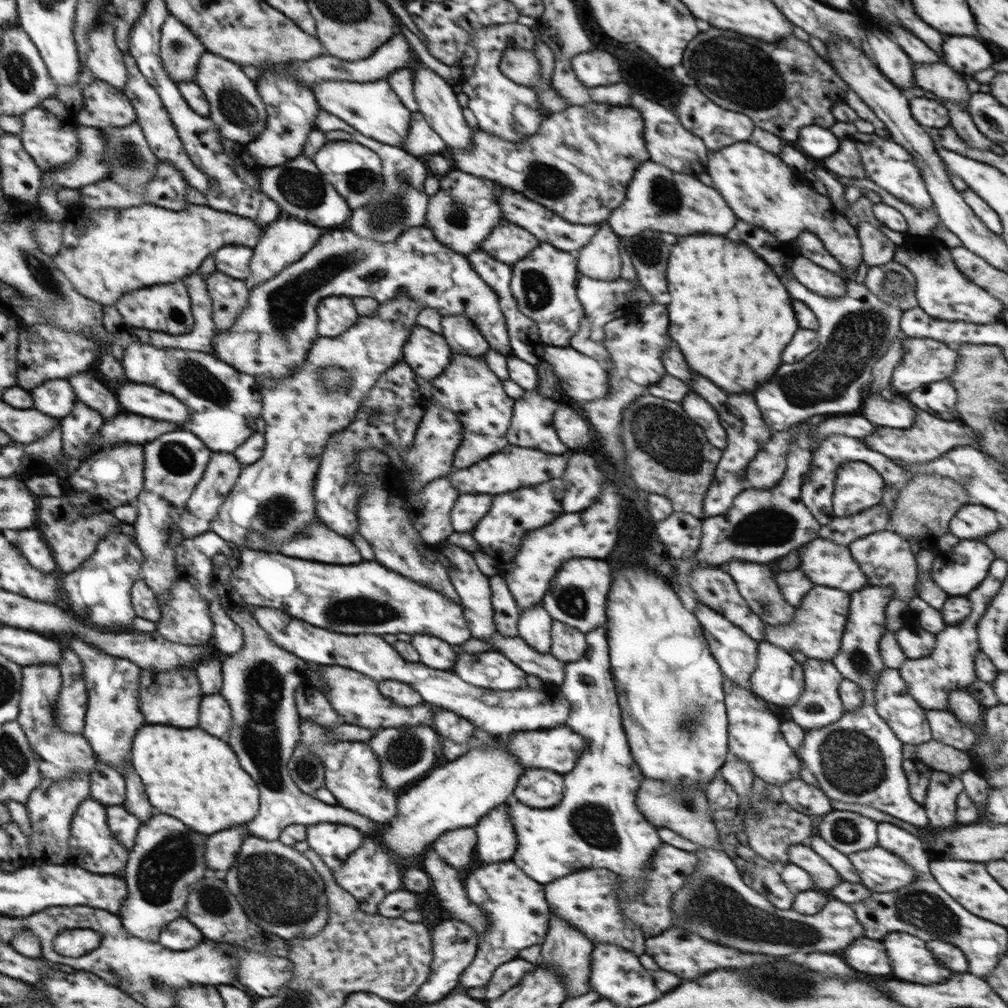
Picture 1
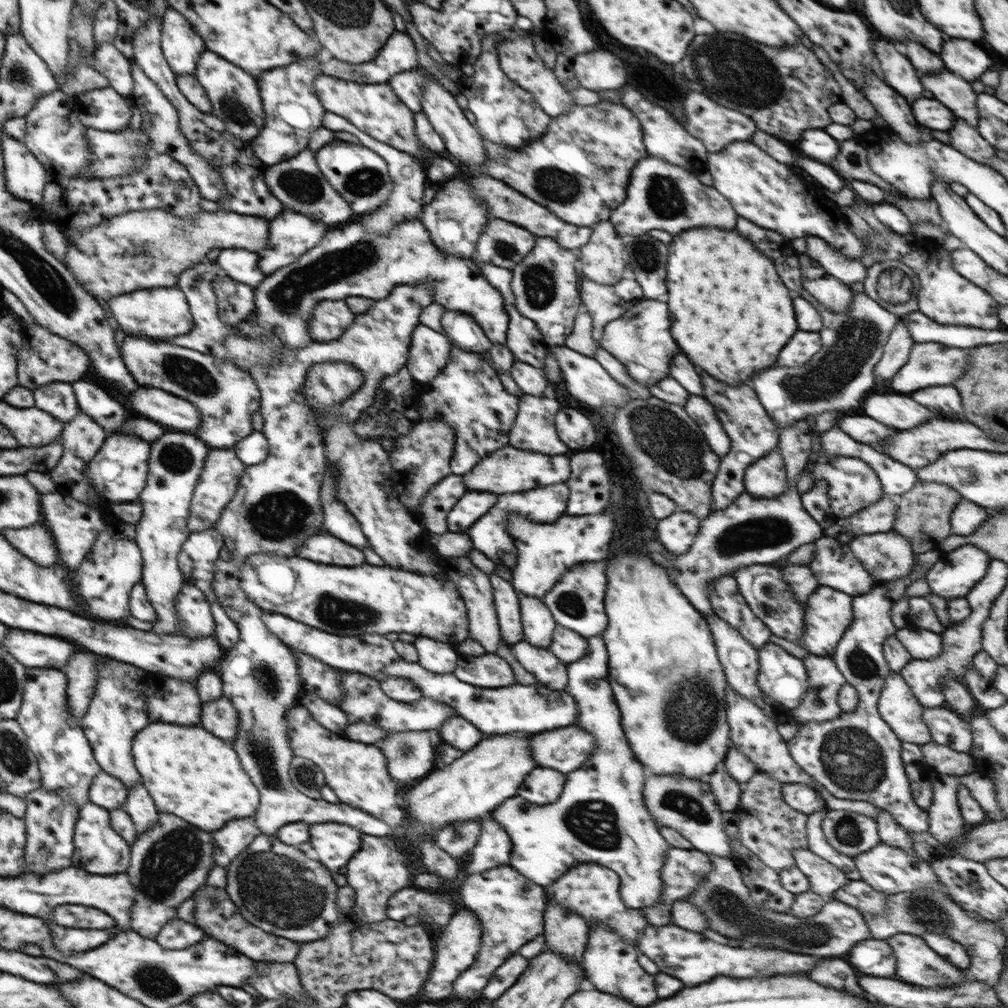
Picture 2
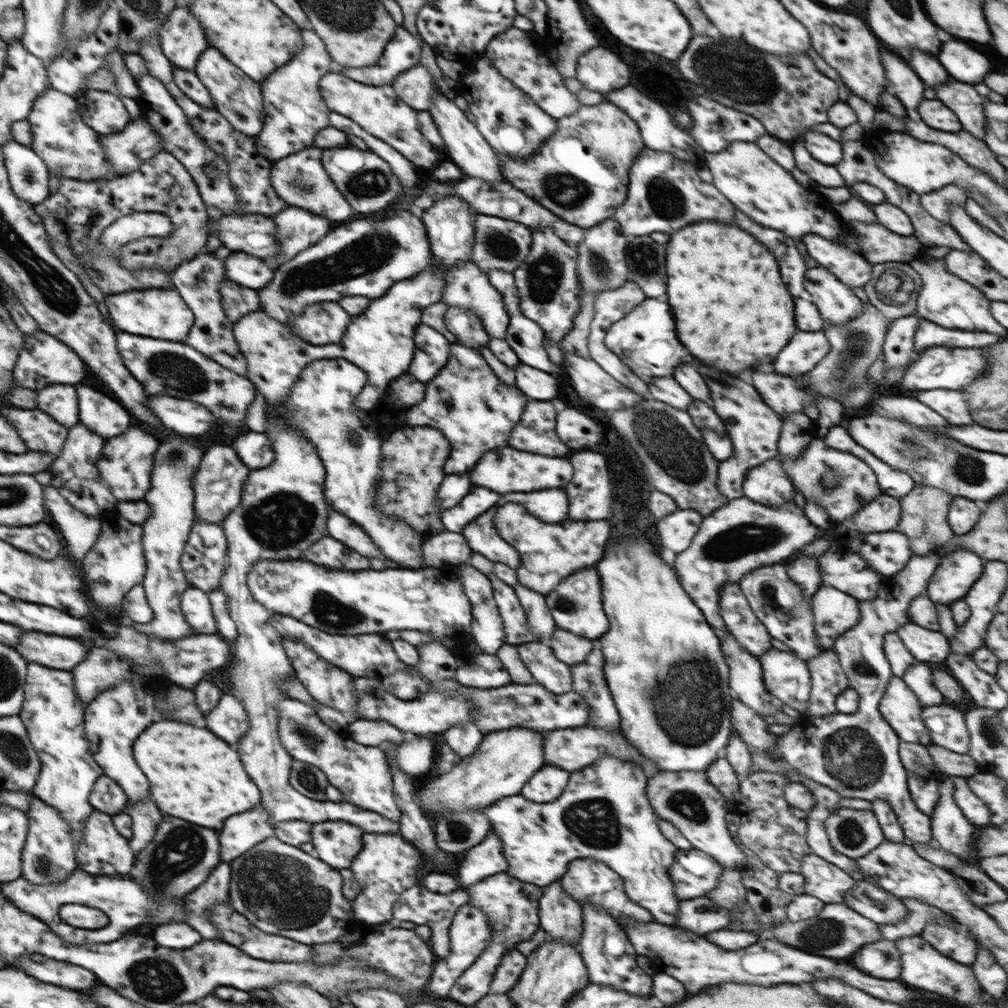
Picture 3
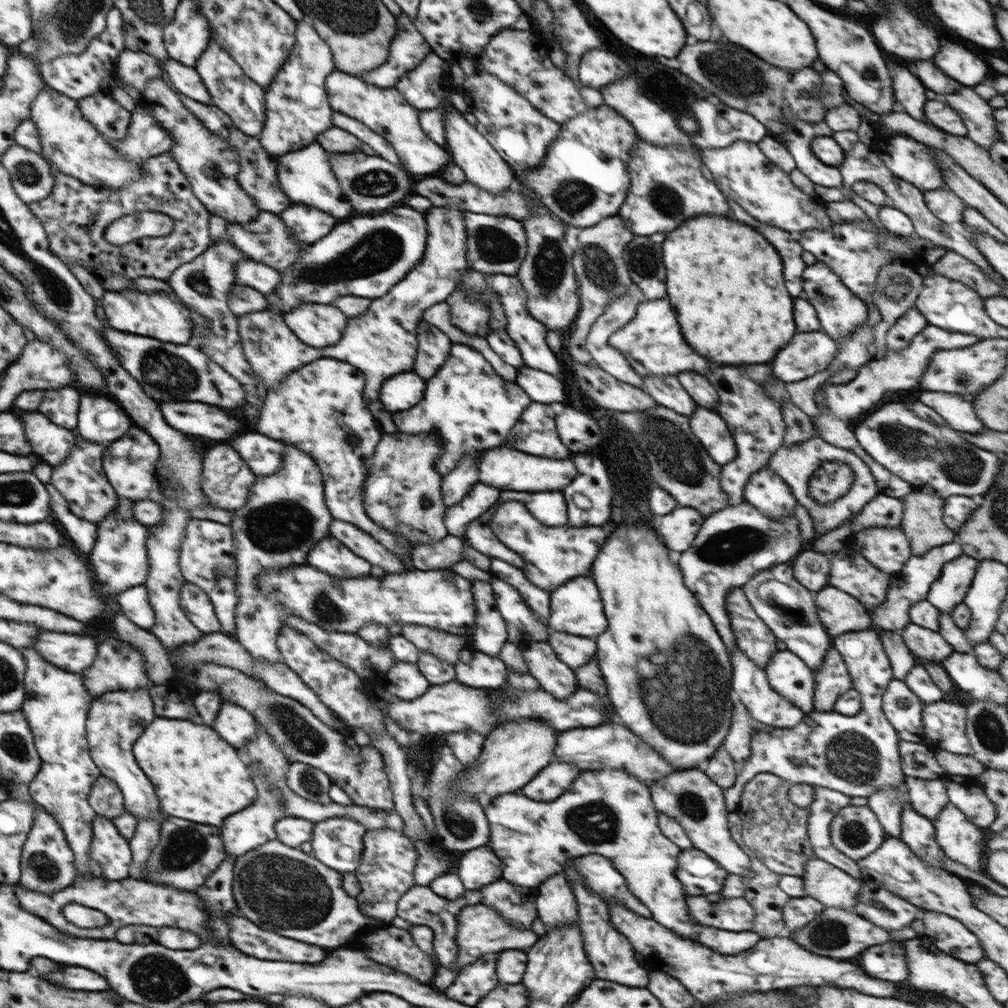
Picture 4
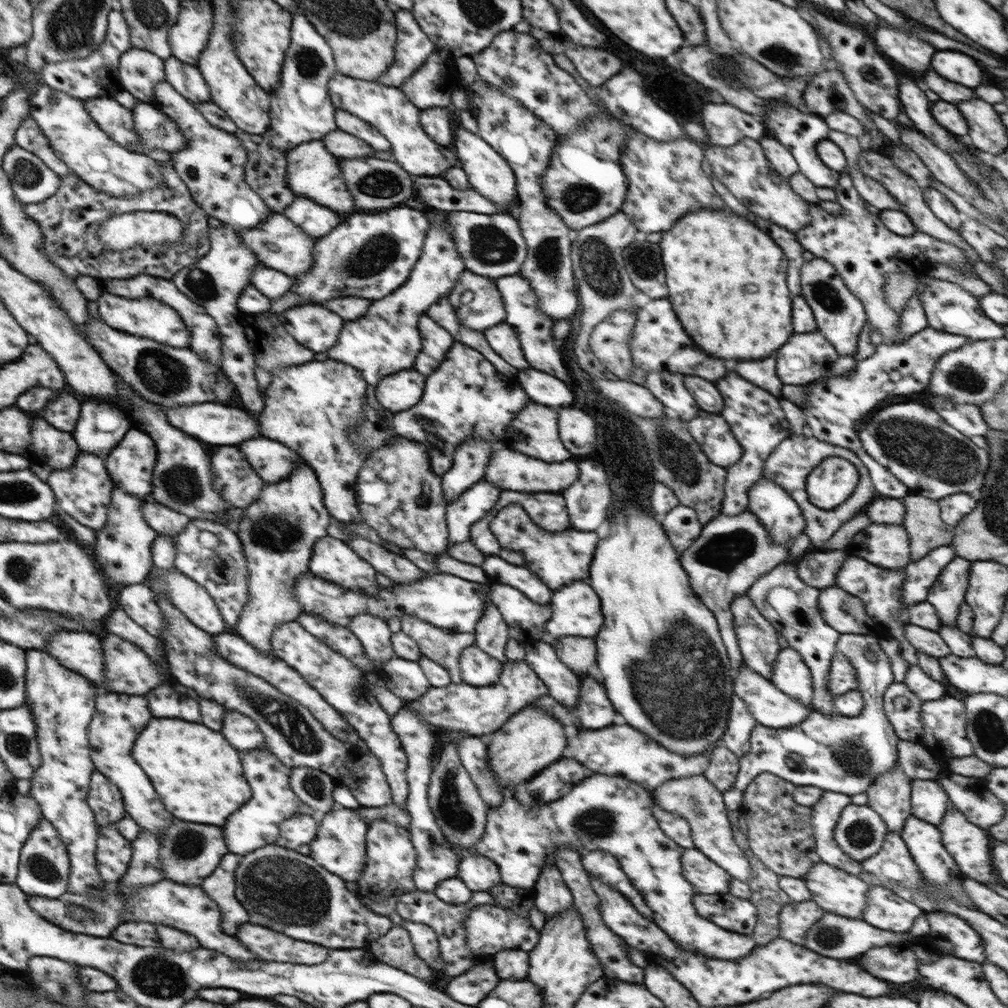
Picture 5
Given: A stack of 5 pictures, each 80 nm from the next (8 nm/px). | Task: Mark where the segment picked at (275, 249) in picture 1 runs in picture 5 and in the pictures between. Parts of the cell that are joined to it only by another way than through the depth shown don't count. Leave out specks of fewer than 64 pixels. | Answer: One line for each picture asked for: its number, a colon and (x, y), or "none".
2: (291, 234)
3: (298, 229)
4: (308, 224)
5: (316, 221)

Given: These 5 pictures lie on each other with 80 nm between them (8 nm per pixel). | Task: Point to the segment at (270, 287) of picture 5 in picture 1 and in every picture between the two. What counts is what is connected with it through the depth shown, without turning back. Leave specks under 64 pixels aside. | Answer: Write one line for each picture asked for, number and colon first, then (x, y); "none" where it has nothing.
1: (233, 260)
2: (241, 265)
3: (247, 270)
4: (264, 278)

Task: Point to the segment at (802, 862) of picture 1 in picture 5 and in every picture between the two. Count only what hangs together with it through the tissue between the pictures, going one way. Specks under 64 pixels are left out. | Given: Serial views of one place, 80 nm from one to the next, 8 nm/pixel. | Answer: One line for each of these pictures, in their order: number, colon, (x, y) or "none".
2: (825, 879)
3: (826, 881)
4: (832, 887)
5: (835, 891)

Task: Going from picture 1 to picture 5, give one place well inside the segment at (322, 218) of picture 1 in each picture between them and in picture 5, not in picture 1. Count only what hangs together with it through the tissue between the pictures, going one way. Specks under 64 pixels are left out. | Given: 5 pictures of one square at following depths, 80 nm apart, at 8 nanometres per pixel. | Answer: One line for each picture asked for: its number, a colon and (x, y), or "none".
2: (297, 182)
3: (300, 180)
4: (305, 177)
5: (312, 172)

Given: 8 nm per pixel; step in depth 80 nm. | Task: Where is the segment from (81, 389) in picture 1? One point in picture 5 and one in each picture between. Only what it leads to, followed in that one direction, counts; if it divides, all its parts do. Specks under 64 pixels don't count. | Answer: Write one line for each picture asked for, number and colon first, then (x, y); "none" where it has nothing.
2: (109, 414)
3: (100, 414)
4: (100, 420)
5: (100, 427)

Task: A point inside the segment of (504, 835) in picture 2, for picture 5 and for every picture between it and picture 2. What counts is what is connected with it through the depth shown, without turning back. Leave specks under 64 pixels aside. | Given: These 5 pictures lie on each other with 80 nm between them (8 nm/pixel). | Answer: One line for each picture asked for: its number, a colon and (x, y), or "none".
3: (485, 859)
4: (478, 867)
5: (479, 873)

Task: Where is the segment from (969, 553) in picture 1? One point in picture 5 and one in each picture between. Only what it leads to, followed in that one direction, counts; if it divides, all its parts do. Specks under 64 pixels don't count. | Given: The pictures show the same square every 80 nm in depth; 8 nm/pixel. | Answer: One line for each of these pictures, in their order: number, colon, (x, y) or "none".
2: (956, 572)
3: (958, 571)
4: (949, 589)
5: (948, 592)

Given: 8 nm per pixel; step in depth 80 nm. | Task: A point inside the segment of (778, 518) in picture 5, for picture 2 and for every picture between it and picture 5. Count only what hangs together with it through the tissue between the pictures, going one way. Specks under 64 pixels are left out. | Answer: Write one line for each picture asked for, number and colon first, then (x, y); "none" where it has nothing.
2: (767, 478)
3: (768, 484)
4: (765, 490)

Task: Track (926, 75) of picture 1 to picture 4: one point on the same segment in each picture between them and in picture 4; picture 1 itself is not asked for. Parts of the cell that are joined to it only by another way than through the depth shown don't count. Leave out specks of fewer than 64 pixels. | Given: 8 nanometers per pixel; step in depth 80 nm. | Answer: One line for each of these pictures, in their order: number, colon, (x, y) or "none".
2: (950, 89)
3: (962, 99)
4: (977, 115)

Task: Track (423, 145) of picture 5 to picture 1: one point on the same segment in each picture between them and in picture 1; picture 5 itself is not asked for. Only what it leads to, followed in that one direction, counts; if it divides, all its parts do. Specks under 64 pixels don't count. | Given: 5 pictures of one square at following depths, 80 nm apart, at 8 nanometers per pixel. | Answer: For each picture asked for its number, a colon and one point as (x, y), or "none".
1: (372, 108)
2: (374, 109)
3: (377, 110)
4: (383, 110)

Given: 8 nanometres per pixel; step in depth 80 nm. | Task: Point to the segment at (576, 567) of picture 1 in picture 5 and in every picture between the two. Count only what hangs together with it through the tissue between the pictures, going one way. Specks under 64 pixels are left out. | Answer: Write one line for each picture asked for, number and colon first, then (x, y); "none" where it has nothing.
2: (577, 601)
3: (576, 604)
4: (576, 606)
5: (576, 608)

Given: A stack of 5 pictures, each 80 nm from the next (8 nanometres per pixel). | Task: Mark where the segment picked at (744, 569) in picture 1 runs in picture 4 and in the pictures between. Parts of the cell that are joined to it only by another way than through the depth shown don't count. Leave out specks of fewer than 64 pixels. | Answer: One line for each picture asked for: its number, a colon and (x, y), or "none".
2: (769, 596)
3: (779, 603)
4: (788, 608)

